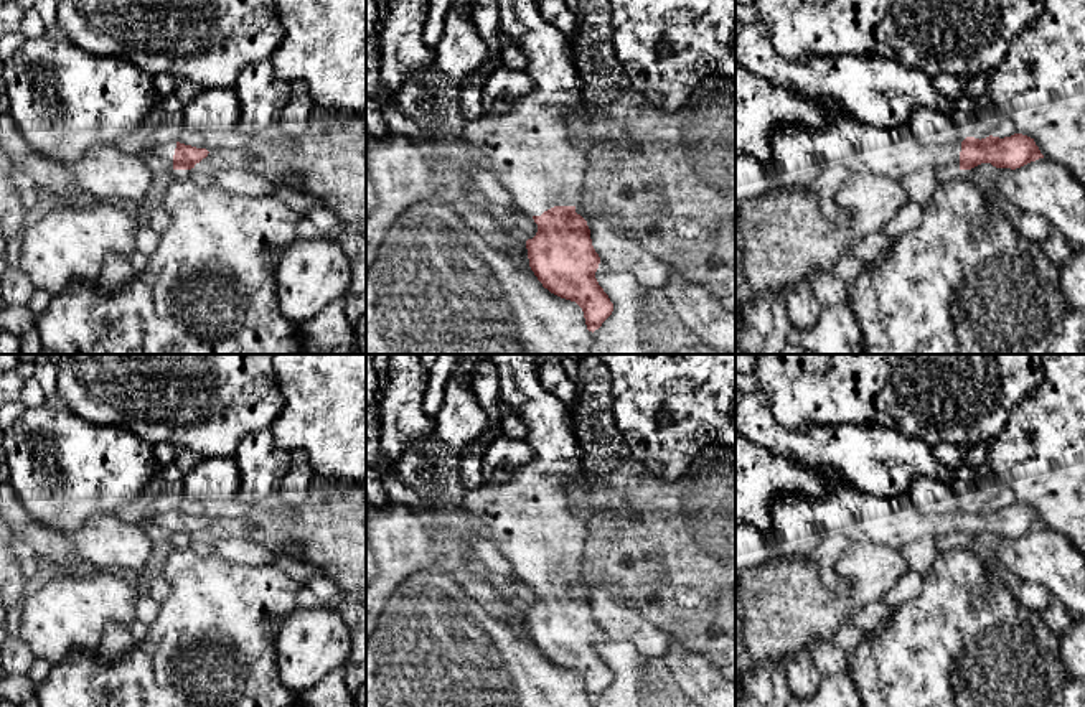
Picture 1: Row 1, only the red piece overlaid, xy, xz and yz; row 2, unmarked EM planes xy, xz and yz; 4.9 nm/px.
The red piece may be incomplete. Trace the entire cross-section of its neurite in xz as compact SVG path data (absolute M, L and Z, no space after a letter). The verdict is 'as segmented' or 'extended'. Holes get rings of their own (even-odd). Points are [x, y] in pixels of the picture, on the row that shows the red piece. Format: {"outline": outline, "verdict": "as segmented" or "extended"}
{"outline": "M538 0L496 2L500 31L511 36L528 58L524 74L531 79L531 91L513 99L506 112L486 109L480 117L467 120L462 133L483 150L491 171L511 193L514 209L538 224L536 236L526 241L531 270L551 293L575 302L584 311L587 330L594 333L612 315L613 303L595 279L600 257L592 246L587 221L575 213L587 176L587 162L572 129L572 115L582 102L582 82L567 38L542 18Z", "verdict": "extended"}

